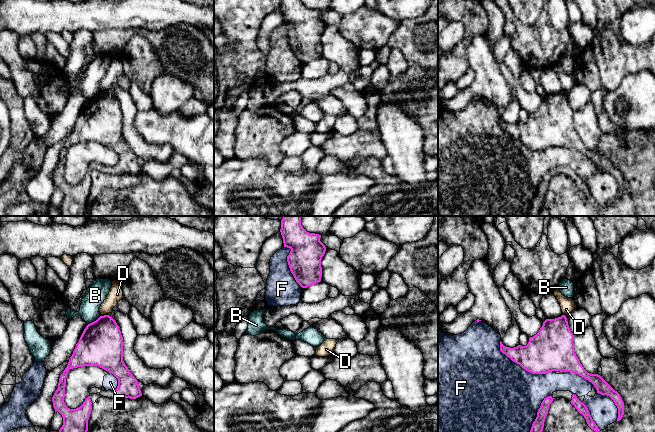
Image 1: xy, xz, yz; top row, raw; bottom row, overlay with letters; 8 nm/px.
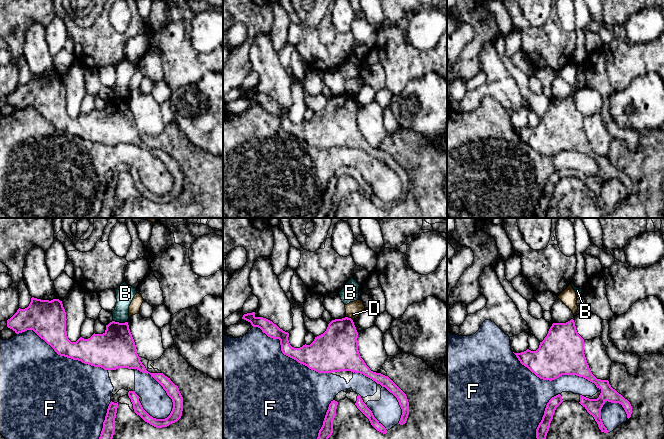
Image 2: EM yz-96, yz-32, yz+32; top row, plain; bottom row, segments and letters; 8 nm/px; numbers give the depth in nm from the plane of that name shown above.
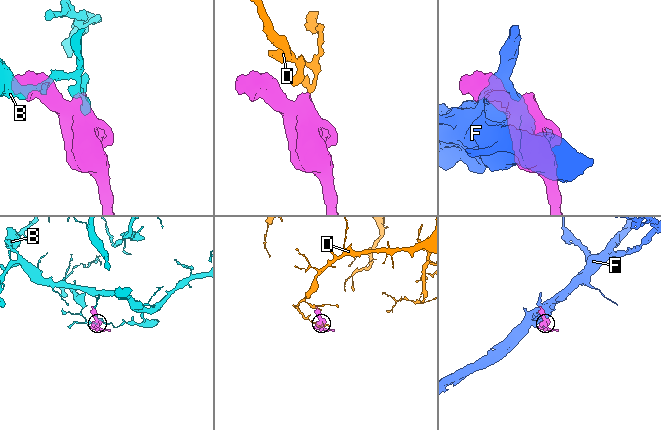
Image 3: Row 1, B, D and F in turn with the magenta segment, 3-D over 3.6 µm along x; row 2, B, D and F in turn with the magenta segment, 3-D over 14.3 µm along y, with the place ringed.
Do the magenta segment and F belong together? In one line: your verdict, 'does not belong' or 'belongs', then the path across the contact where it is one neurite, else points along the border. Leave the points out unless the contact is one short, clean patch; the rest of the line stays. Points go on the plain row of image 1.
does not belong

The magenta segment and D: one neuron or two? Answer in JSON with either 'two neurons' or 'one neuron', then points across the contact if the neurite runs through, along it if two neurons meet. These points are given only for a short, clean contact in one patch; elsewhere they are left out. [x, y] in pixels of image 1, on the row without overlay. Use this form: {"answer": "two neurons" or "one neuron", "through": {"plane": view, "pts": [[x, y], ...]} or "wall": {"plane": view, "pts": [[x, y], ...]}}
{"answer": "two neurons", "wall": {"plane": "xy", "pts": [[107, 90], [101, 92]]}}

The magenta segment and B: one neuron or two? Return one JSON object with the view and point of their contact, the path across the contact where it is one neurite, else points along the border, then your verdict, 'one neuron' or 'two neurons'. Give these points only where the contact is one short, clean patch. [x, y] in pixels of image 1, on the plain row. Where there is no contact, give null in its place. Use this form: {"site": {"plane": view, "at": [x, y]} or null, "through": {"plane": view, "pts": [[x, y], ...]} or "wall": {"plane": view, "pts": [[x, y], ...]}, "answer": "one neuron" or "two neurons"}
{"site": {"plane": "xy", "at": [94, 97]}, "wall": {"plane": "xy", "pts": [[100, 91], [87, 101]]}, "answer": "two neurons"}

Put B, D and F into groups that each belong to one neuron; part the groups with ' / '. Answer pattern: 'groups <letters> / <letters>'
groups B / D / F

